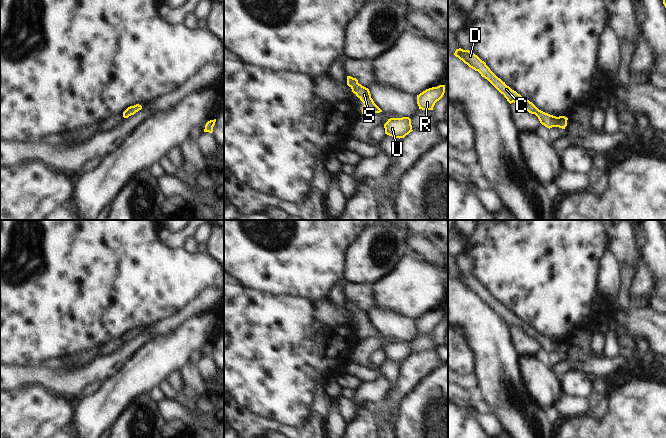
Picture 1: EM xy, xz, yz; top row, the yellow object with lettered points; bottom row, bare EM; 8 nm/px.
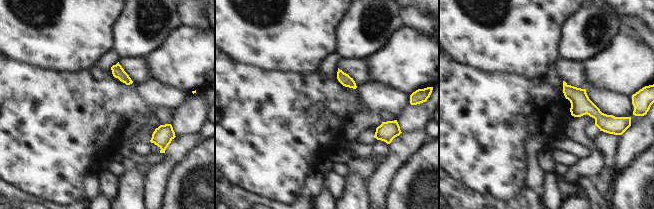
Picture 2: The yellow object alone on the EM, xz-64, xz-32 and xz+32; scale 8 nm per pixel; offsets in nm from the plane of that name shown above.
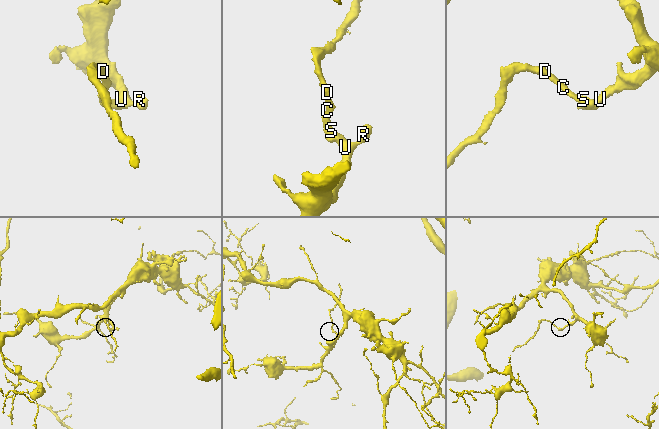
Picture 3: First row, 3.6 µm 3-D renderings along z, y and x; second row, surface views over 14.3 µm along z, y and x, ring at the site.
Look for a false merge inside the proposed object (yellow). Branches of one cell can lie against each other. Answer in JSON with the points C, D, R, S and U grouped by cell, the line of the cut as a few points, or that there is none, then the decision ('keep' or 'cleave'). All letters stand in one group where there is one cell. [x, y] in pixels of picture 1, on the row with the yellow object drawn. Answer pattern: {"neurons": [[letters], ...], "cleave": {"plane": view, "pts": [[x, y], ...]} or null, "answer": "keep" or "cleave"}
{"neurons": [["C", "D", "R", "S", "U"]], "cleave": null, "answer": "keep"}

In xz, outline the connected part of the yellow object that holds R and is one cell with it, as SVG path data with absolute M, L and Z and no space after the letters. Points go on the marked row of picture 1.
M439 85L426 89L419 95L417 95L417 104L419 109L433 110L433 107L437 101L439 101L445 93L445 85Z

